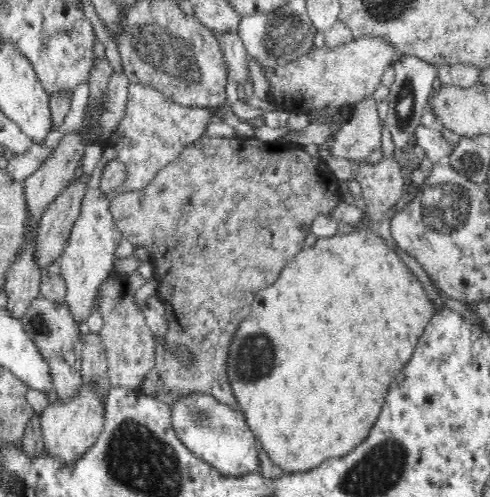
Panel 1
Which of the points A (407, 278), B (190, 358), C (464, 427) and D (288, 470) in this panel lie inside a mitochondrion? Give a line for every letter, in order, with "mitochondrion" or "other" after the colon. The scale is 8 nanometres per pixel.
A: other
B: other
C: mitochondrion
D: other

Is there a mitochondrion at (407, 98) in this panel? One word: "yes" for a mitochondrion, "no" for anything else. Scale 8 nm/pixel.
yes

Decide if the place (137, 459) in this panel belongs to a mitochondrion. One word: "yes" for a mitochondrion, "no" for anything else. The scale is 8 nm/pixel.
yes

